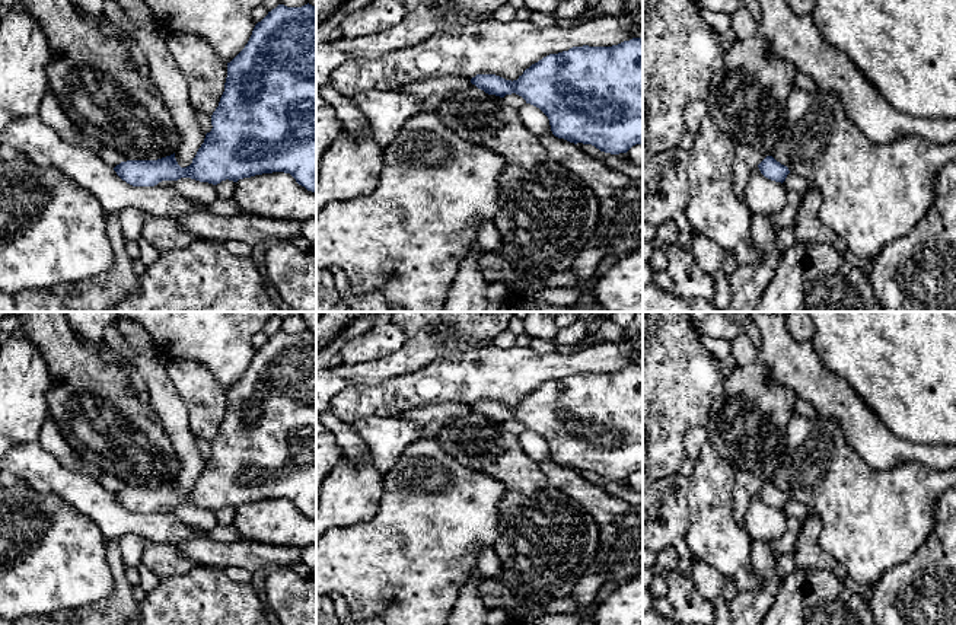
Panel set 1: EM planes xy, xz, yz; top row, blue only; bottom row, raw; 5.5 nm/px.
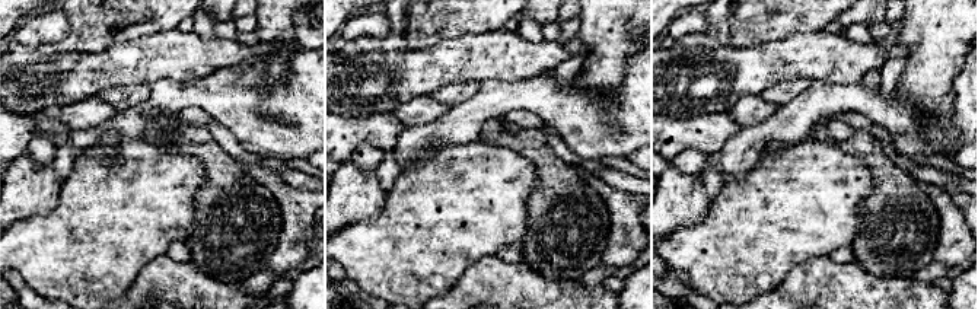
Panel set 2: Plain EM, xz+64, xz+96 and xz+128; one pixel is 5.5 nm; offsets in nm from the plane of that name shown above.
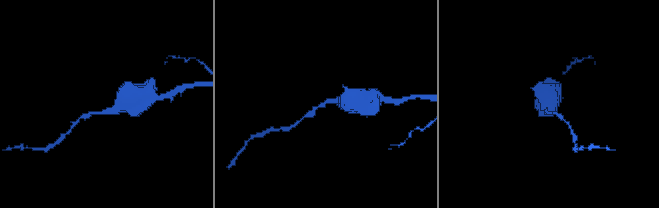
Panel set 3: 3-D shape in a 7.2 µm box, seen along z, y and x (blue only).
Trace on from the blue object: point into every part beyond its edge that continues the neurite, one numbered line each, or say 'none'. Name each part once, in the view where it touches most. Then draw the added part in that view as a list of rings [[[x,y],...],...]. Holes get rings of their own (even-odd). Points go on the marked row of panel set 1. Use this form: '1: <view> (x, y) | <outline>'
none

